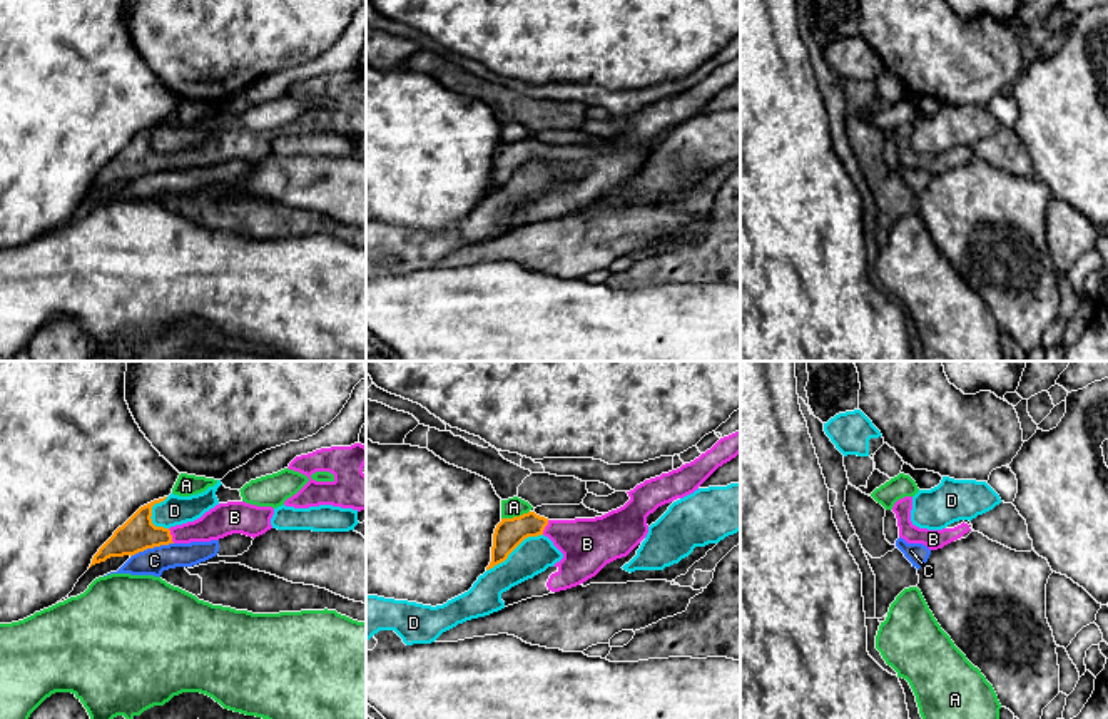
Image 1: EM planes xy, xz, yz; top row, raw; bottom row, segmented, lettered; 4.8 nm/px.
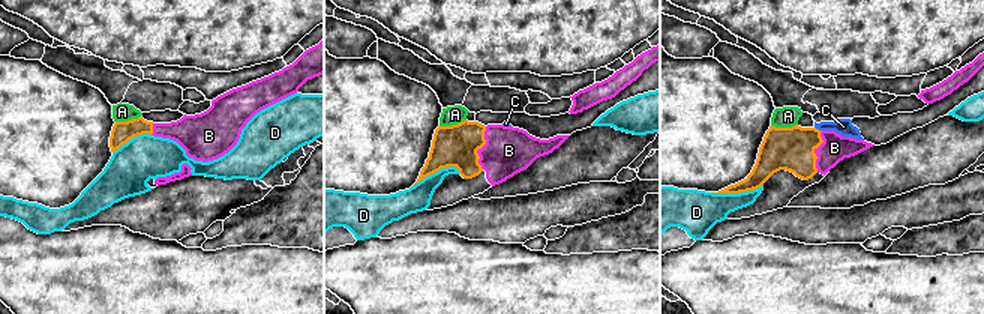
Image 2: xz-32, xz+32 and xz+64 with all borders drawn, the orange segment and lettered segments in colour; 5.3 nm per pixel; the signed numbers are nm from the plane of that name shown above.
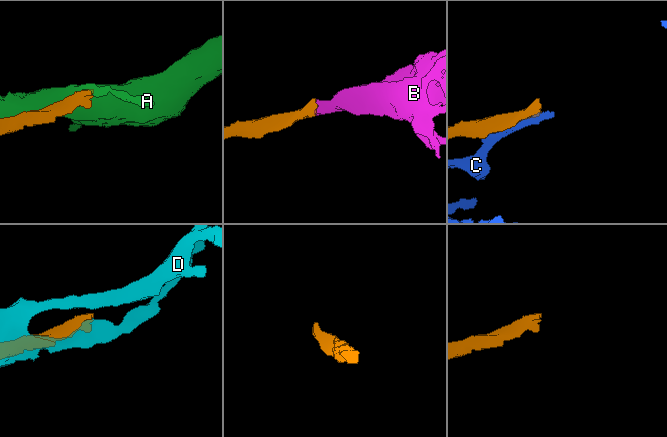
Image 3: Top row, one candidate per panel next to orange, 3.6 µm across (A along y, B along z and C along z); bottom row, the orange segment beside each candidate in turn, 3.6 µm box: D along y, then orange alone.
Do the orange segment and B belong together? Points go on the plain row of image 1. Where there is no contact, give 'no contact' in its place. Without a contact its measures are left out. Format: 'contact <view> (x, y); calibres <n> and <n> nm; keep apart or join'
contact xy (171, 161); calibres 170 and 150 nm; join

